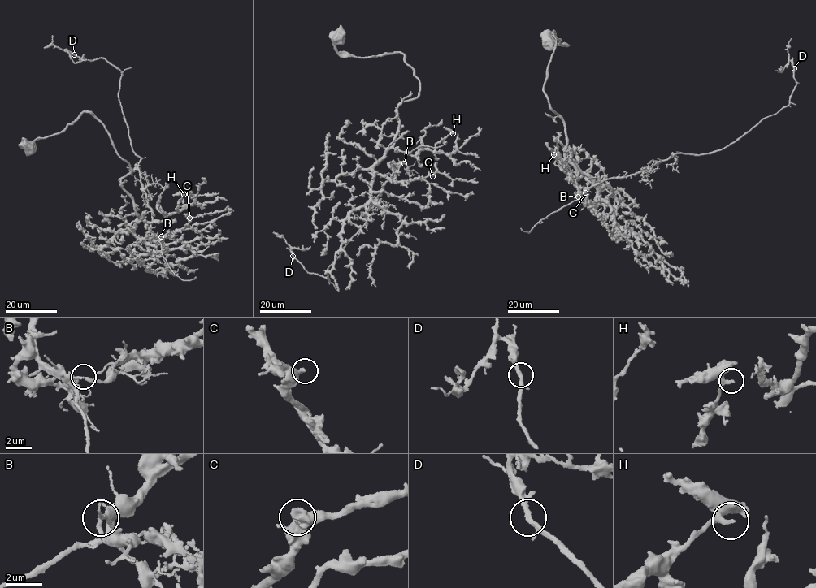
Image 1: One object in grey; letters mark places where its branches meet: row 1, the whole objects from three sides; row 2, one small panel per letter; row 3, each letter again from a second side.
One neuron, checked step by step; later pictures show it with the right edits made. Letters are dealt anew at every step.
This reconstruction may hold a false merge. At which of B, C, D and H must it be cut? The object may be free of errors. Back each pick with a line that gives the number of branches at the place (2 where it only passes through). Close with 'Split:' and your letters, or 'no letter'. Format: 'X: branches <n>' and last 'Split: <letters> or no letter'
B: branches 2
Split: B

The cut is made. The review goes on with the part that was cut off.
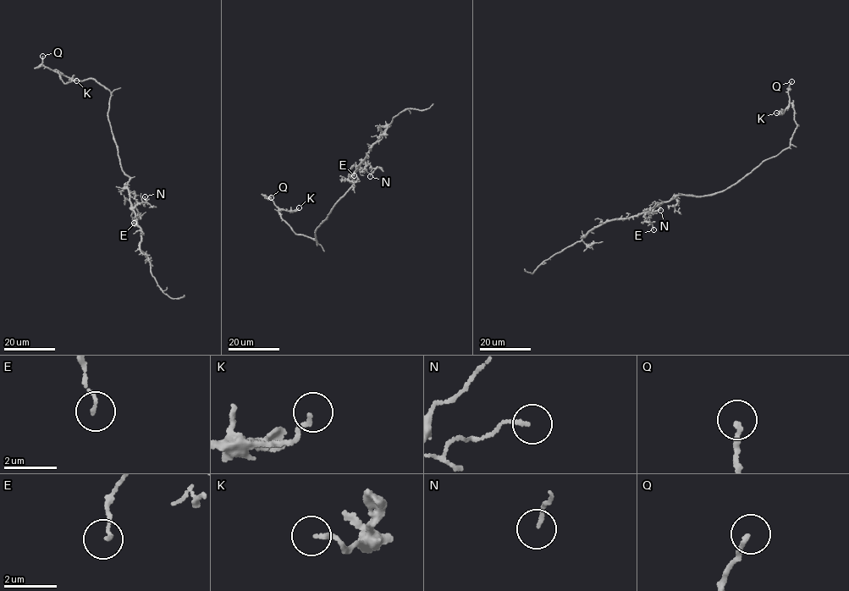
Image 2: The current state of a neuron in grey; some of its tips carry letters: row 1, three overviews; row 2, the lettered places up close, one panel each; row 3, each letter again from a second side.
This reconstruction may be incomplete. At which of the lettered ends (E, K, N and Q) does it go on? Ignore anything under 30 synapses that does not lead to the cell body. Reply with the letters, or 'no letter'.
no letter

